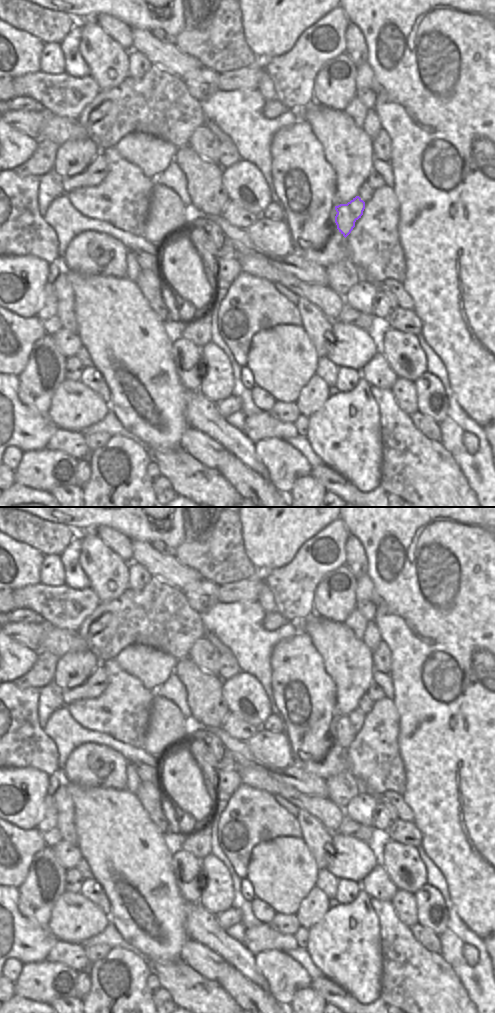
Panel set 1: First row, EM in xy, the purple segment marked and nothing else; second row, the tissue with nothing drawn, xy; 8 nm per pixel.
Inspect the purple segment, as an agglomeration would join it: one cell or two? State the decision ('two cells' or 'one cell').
two cells

